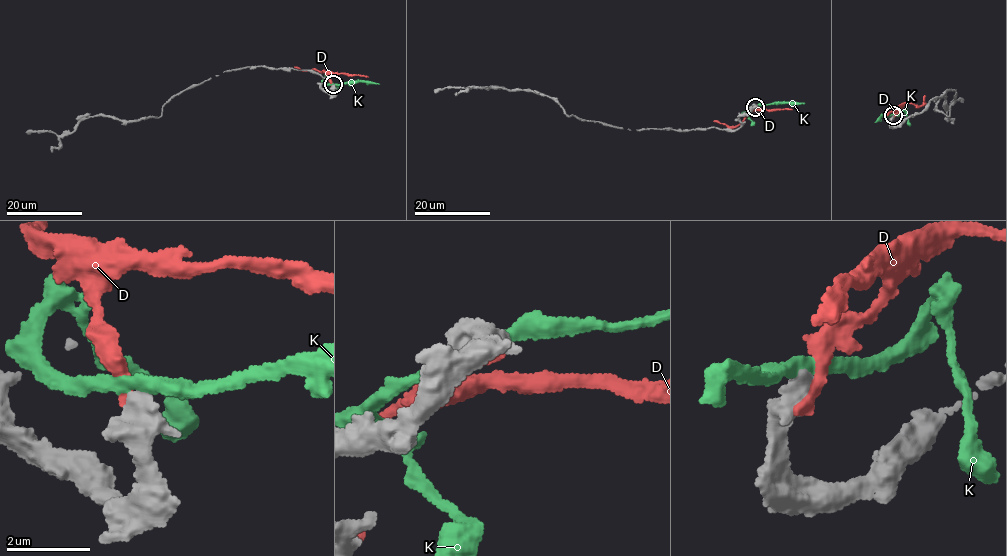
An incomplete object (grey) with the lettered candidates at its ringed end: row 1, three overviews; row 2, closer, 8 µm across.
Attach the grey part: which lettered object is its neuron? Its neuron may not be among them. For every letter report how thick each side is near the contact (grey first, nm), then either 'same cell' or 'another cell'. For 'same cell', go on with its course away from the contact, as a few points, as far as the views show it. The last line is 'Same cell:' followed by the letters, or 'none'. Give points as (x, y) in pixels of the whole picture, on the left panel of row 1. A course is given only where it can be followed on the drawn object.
D: calibres 750 and 400 nm; another cell
K: calibres 500 and 280 nm; another cell
Same cell: none

